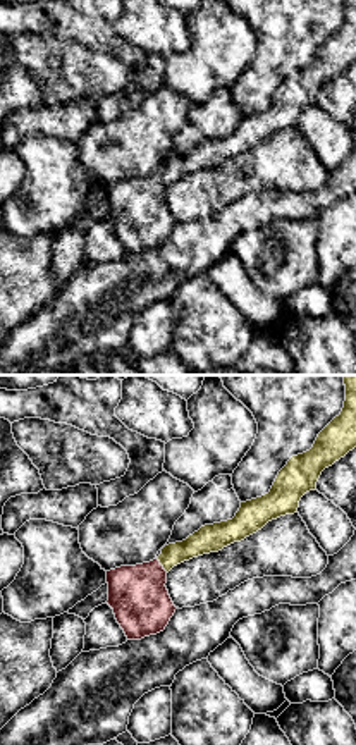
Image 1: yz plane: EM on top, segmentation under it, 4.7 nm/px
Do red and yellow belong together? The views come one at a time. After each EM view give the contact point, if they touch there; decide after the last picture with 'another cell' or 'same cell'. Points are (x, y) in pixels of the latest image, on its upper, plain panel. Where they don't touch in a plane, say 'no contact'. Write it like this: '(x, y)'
(160, 179)

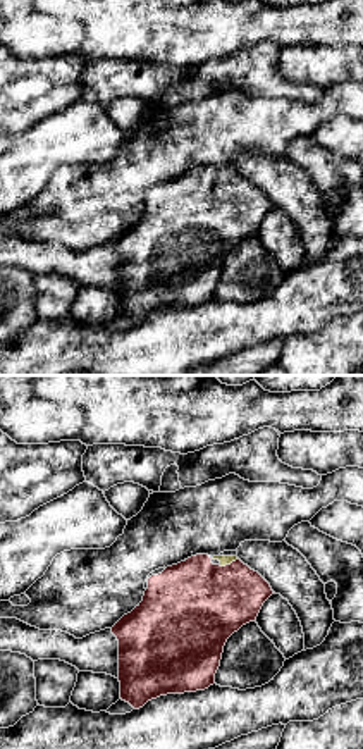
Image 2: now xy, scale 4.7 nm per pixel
(227, 179)

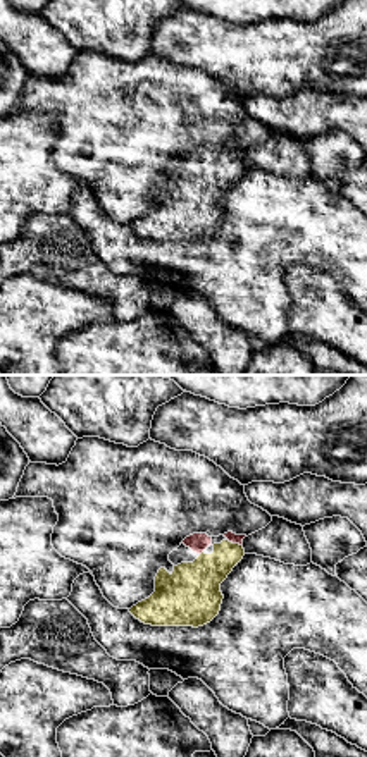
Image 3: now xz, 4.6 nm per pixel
(235, 157)

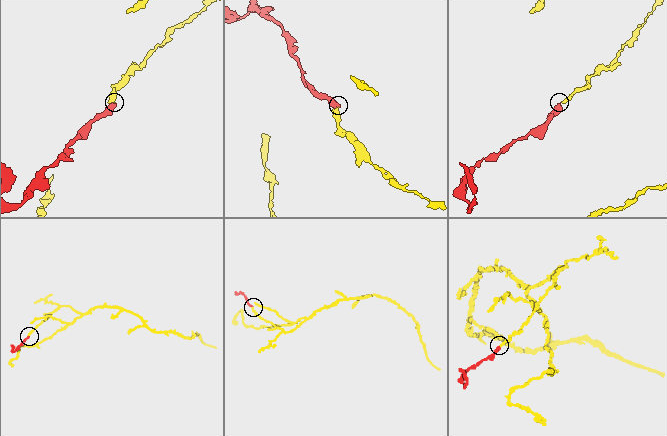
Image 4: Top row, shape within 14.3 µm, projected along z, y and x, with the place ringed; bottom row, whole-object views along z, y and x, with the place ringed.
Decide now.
same cell

